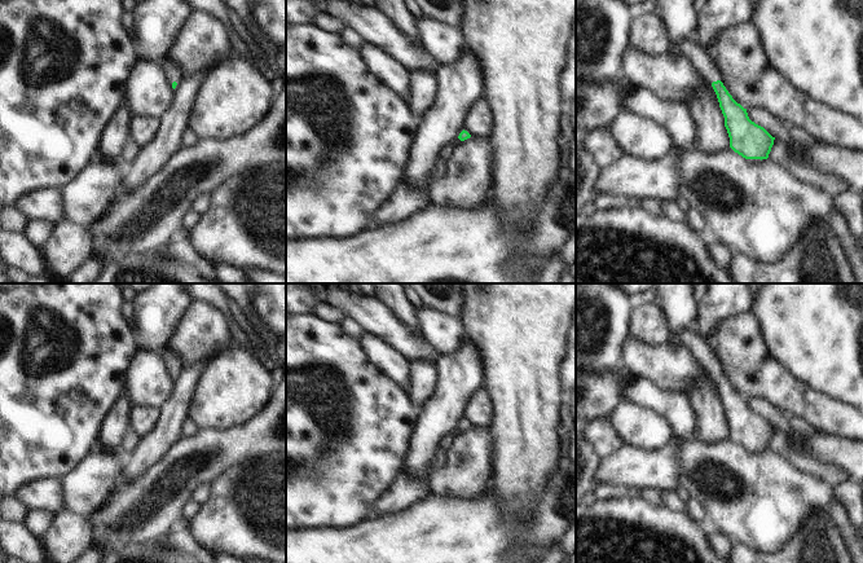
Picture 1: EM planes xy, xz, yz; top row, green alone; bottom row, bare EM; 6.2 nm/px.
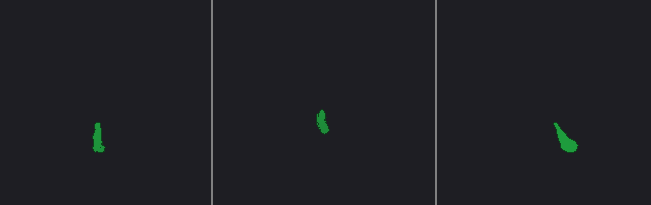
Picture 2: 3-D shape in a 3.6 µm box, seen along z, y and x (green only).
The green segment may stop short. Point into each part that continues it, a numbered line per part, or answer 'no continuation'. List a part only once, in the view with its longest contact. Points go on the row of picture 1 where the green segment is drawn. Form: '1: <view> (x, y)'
1: yz (690, 47)

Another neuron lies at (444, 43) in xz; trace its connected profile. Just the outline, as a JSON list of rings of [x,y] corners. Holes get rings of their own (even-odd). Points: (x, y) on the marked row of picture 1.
[[[417,17],[414,21],[418,40],[437,65],[458,61],[464,48],[464,38],[459,28],[426,17]]]

